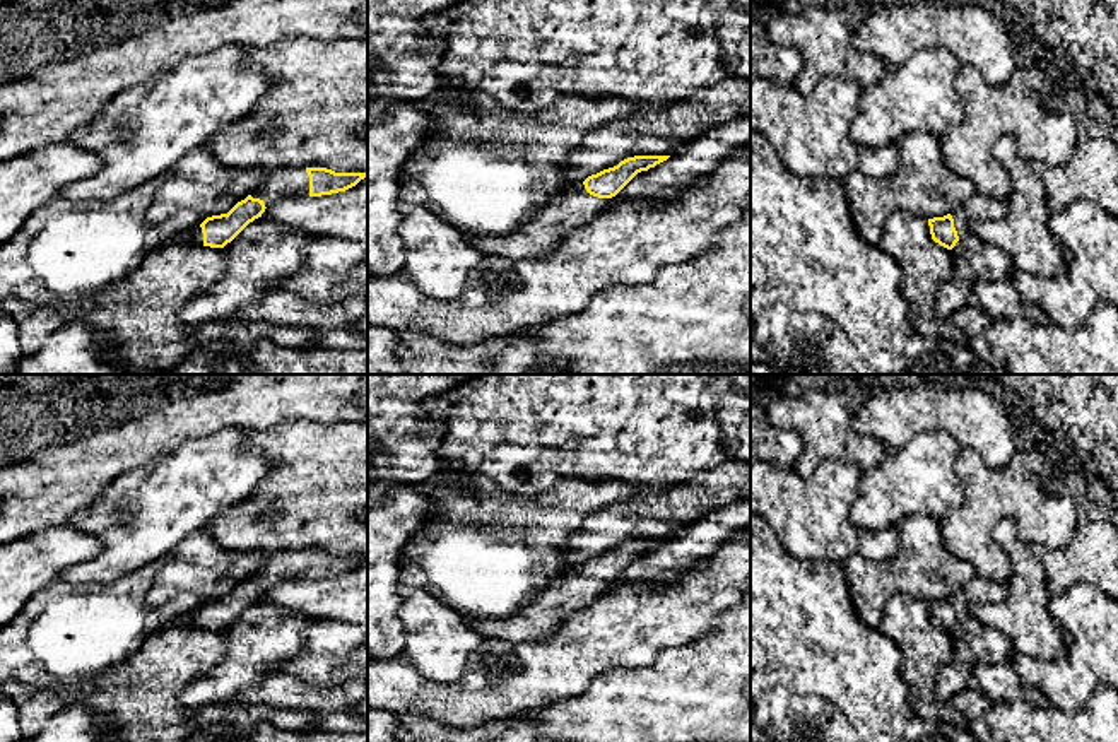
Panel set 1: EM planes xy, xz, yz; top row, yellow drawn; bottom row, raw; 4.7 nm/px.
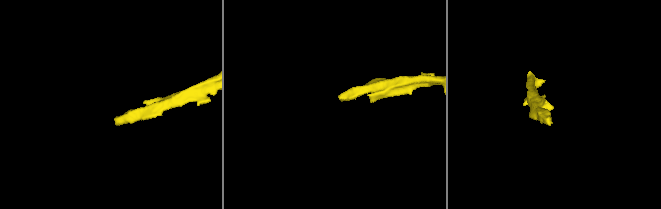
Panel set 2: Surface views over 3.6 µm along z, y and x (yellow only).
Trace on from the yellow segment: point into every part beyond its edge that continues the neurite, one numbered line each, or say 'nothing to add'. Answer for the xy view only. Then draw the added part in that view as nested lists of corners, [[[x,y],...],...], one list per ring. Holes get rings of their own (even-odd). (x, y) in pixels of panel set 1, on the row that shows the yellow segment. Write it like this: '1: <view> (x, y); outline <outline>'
1: xy (289, 182); outline [[[282,168],[272,171],[267,183],[251,193],[260,198],[265,207],[285,197],[309,197],[309,176],[306,168]]]

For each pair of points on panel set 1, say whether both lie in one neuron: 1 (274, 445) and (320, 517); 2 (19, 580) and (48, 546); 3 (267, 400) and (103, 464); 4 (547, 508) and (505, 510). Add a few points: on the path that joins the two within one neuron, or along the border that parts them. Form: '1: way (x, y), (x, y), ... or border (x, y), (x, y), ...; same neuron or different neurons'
1: way (291, 462), (315, 486), (315, 500); same neuron
2: way (24, 571), (41, 554); same neuron
3: way (226, 407), (187, 418), (144, 438); same neuron
4: way (537, 510), (515, 510); same neuron

